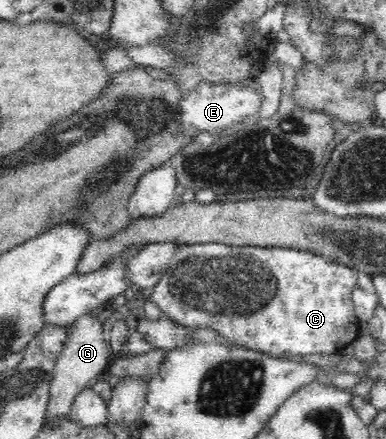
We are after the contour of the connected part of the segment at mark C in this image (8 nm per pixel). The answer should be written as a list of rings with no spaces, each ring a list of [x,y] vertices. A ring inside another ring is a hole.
[[[185,244],[172,254],[151,301],[176,325],[214,328],[224,338],[272,357],[282,352],[335,354],[360,336],[351,298],[360,273],[295,248]]]

